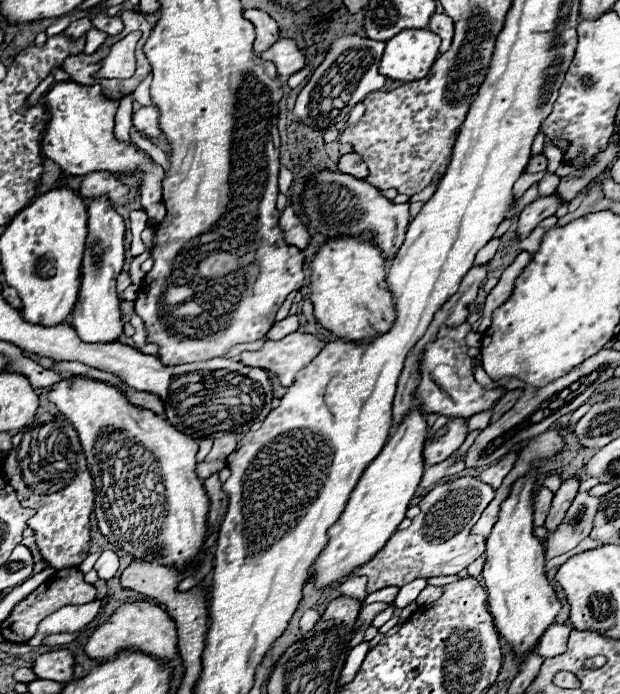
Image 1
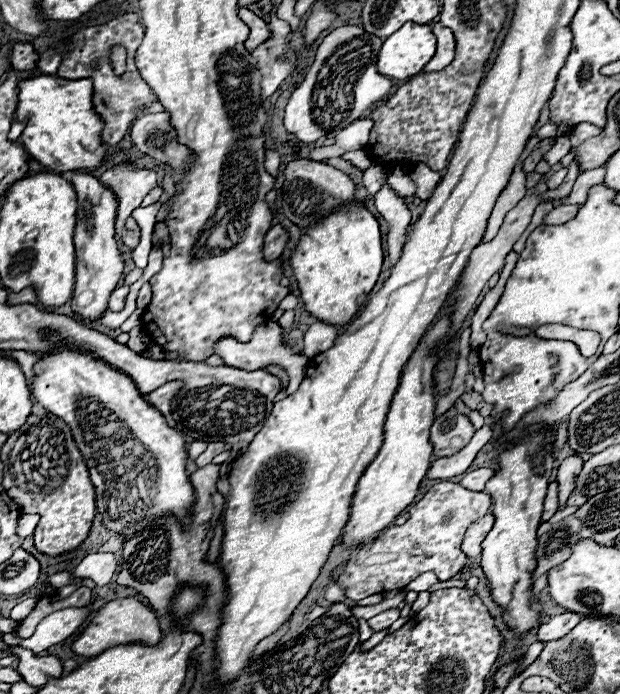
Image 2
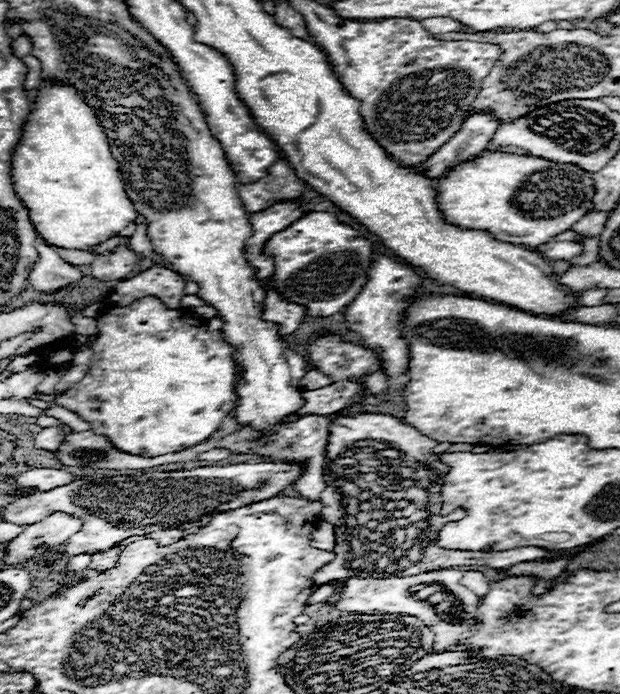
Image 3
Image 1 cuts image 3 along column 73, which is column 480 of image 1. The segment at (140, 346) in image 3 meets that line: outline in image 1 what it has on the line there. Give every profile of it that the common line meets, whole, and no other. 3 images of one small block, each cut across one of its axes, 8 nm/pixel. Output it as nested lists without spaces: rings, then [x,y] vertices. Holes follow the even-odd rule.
[[[466,322],[460,324],[458,328],[442,326],[436,342],[426,344],[422,366],[420,366],[422,380],[414,392],[414,396],[420,400],[422,410],[426,414],[444,414],[444,416],[468,420],[472,414],[492,408],[494,402],[506,392],[504,388],[494,388],[494,390],[486,392],[486,390],[482,390],[482,386],[478,382],[474,382],[474,376],[472,376],[472,360],[474,358],[470,358],[466,354],[468,346],[464,342],[468,332],[470,332],[470,324],[466,324]],[[438,366],[448,366],[450,370],[436,370]]]

